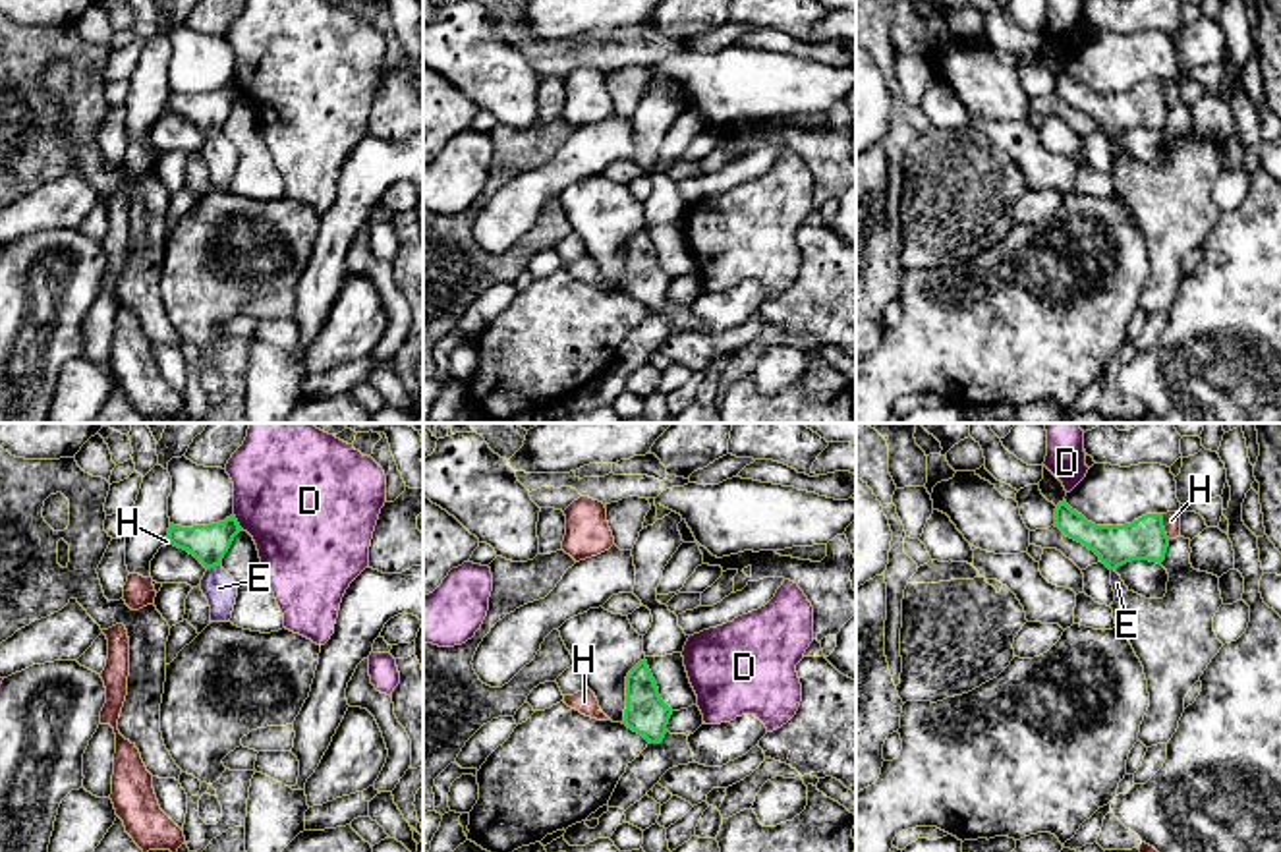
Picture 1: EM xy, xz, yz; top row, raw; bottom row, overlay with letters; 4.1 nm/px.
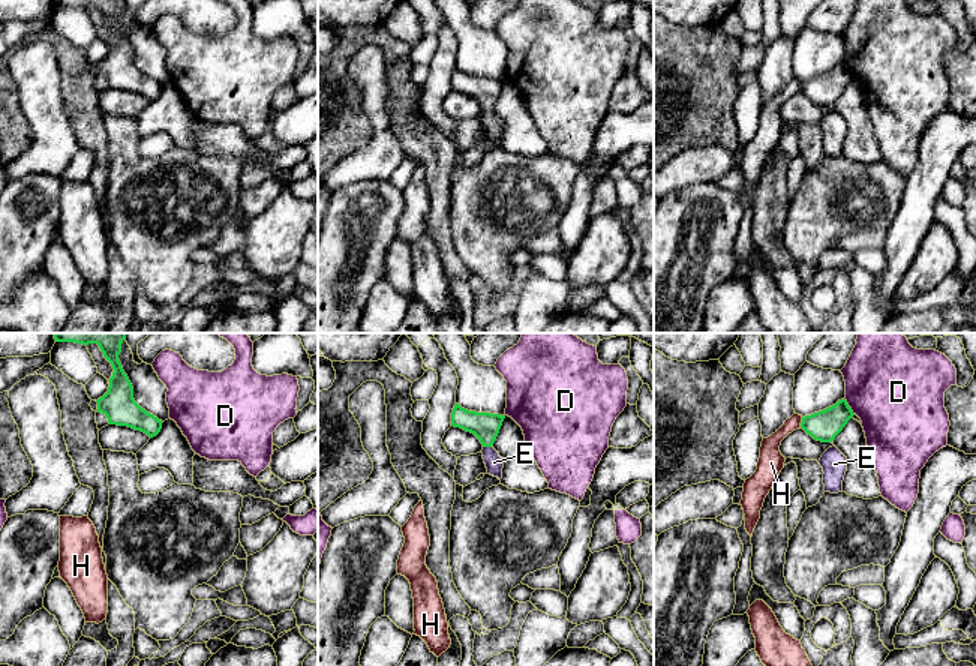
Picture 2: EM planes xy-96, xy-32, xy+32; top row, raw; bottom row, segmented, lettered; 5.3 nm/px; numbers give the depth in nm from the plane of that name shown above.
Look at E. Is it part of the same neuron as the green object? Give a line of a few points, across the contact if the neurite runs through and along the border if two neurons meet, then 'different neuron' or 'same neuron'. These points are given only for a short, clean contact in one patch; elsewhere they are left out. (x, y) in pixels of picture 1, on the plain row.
line xy (209, 111), (213, 134), (219, 155); same neuron

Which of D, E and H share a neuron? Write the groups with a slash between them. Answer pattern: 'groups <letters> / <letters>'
groups D / E / H

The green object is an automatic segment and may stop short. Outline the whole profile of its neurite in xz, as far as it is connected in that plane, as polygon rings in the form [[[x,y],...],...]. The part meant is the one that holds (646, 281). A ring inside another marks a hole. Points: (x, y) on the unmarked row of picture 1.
[[[640,228],[626,243],[626,276],[624,288],[628,296],[641,301],[649,311],[661,311],[672,276],[661,267],[657,249],[647,234]]]

